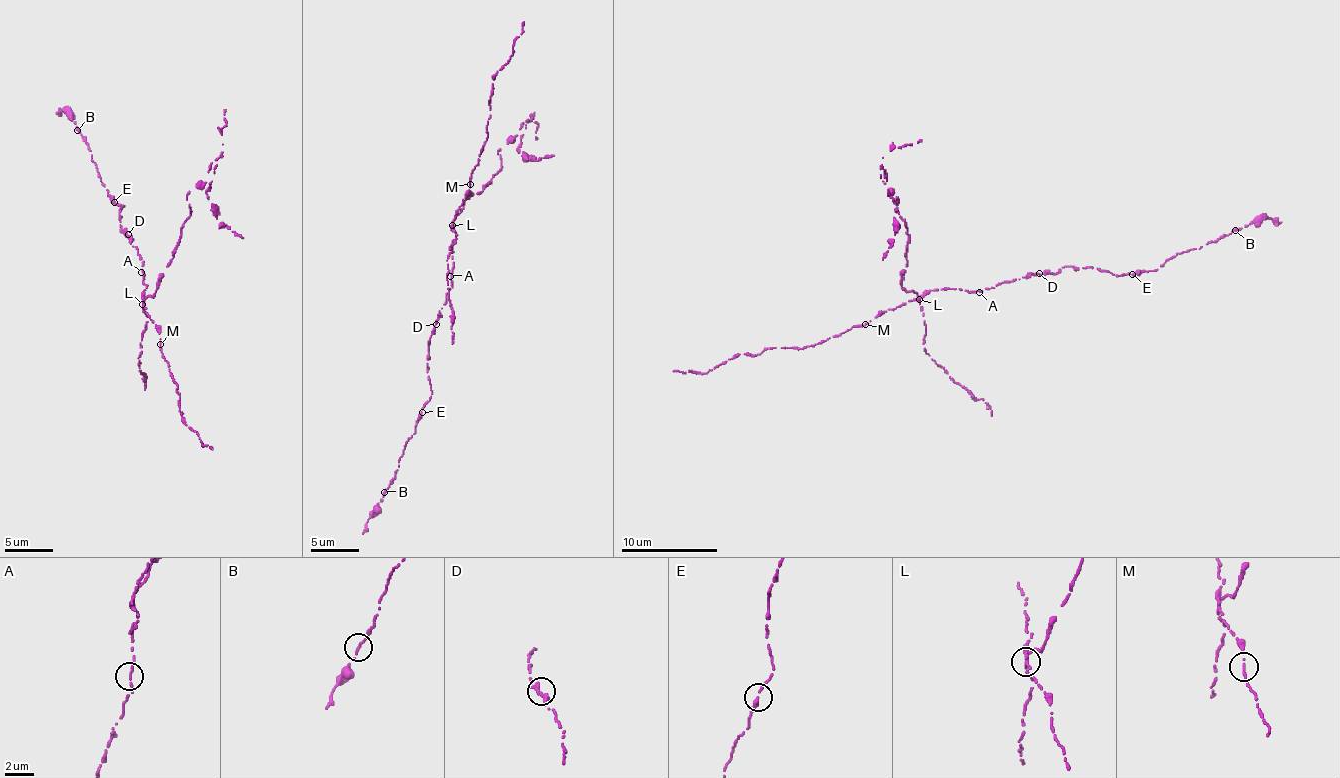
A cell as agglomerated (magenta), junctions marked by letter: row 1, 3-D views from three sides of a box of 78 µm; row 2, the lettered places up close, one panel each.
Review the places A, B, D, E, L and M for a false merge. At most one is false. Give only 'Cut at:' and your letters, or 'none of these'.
Cut at: L

